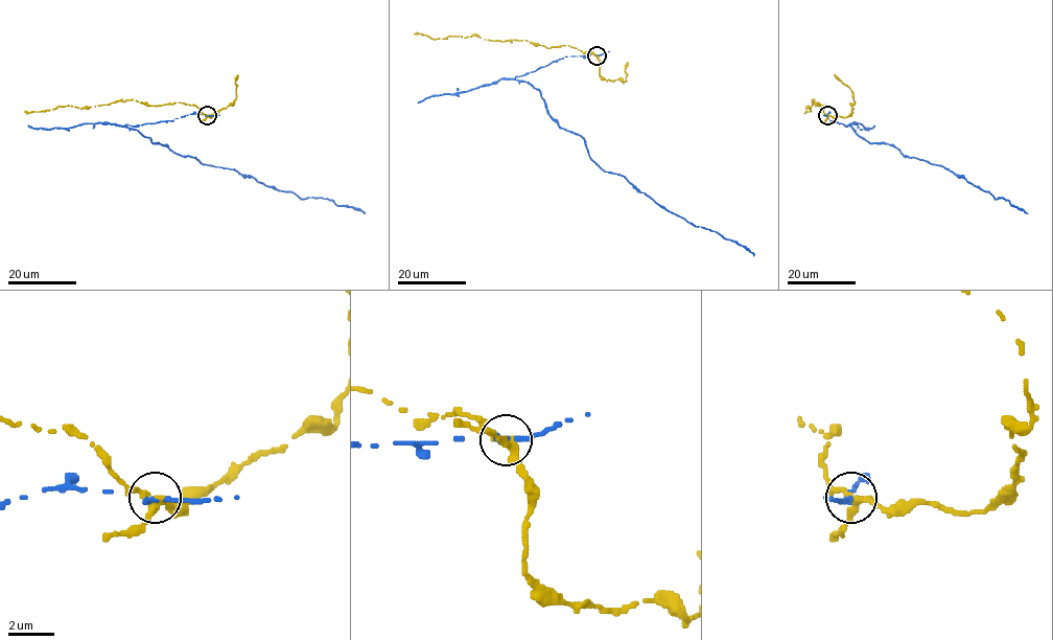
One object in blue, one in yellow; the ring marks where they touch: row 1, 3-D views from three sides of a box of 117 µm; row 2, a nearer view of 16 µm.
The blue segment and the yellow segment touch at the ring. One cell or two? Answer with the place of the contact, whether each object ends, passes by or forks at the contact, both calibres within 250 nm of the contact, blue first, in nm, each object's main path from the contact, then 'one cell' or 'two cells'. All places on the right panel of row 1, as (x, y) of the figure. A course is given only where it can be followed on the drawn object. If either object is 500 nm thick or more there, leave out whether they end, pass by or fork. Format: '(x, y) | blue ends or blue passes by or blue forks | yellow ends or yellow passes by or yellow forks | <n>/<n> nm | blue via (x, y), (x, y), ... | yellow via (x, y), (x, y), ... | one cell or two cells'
(827, 115) | blue ends | yellow forks | 300/280 nm | blue via (827, 115), (831, 121), (850, 126), (871, 143), (887, 143), (905, 156), (942, 166), (1027, 213) | yellow via (827, 115), (824, 105), (817, 106), (812, 99), (813, 105), (806, 108), (811, 111), (804, 112) | two cells

